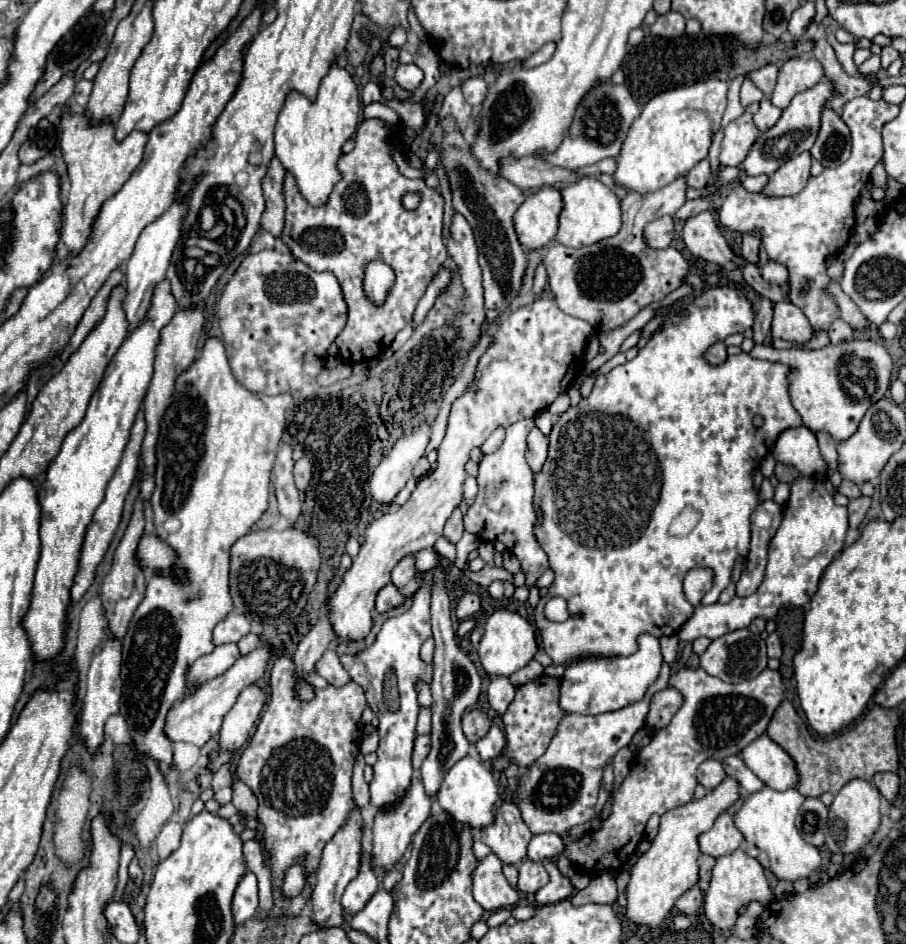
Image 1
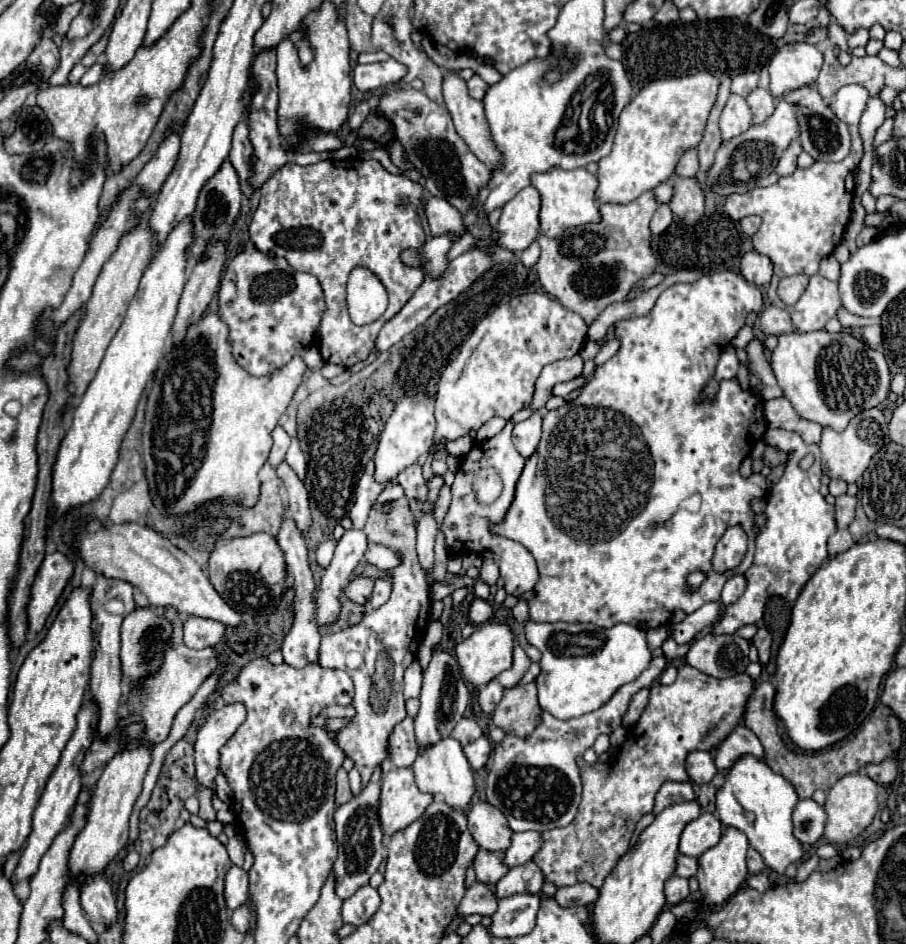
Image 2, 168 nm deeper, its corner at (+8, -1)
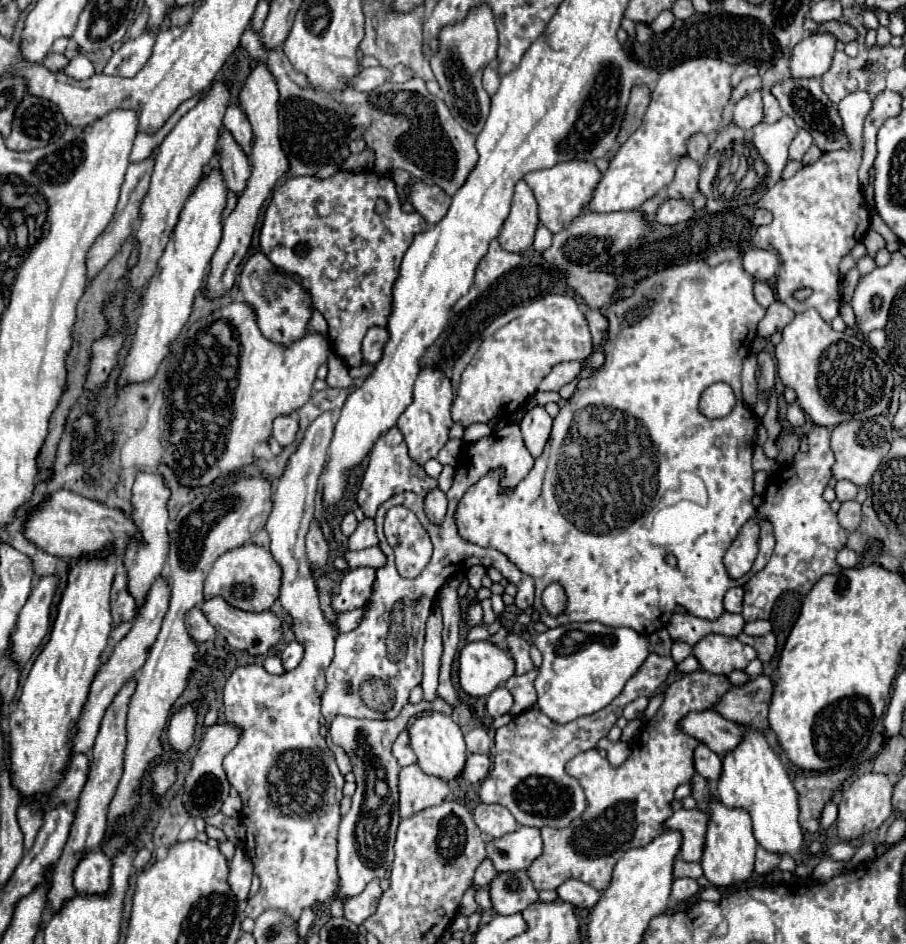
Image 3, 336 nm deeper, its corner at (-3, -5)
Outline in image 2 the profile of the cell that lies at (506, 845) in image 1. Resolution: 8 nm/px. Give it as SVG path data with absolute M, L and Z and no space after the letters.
M477 803L469 809L467 819L469 831L481 849L487 849L491 853L503 853L509 849L513 831L497 807L489 803Z

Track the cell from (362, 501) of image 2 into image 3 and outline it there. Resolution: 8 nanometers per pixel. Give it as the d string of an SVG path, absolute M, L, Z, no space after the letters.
M392 427L388 433L384 433L376 441L376 445L370 453L370 463L366 467L366 473L364 473L364 479L362 479L356 499L358 499L358 505L362 507L366 517L376 517L376 509L384 501L388 501L392 495L402 493L402 491L412 491L412 493L424 497L428 491L436 489L436 485L438 485L438 481L428 477L426 471L420 465L416 465L416 461L410 459L408 447L404 445L404 437L402 437L400 429Z

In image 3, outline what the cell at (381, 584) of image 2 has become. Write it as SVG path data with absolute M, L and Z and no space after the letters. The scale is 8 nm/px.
M354 609L354 611L346 611L346 613L338 615L336 621L334 621L334 629L336 629L336 633L342 635L342 633L352 631L352 629L360 623L362 613L364 613L364 609Z

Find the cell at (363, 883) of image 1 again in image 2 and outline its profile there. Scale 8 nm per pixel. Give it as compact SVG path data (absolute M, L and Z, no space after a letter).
M381 771L373 773L371 783L355 795L349 803L337 807L335 811L335 831L337 831L337 843L339 843L339 855L333 865L335 877L337 877L337 895L345 901L349 899L361 885L369 883L369 877L379 869L383 855L383 831L379 827L379 817L377 817L377 807L379 807L379 789L381 789Z

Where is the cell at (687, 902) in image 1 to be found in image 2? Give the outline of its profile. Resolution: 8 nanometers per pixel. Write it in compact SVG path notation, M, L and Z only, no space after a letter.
M673 875L673 877L665 883L667 905L677 905L677 903L685 901L687 895L689 895L689 883L687 883L687 879Z

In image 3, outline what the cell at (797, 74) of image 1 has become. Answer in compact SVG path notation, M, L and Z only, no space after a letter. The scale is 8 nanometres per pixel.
M810 33L794 49L790 57L792 77L822 77L832 63L836 37L832 33Z

